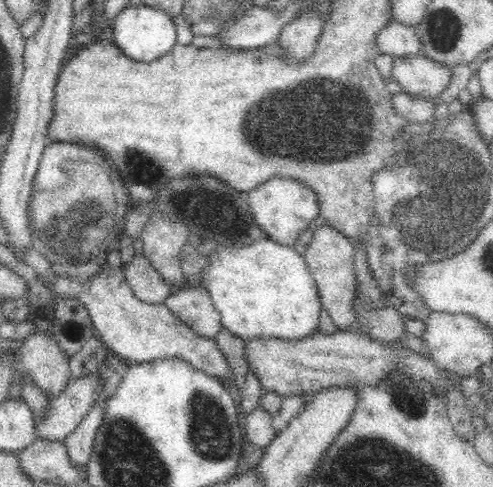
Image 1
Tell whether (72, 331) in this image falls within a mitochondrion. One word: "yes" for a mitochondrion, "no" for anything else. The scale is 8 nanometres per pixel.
no

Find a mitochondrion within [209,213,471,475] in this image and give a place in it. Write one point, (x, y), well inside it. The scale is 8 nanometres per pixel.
(406, 404)

